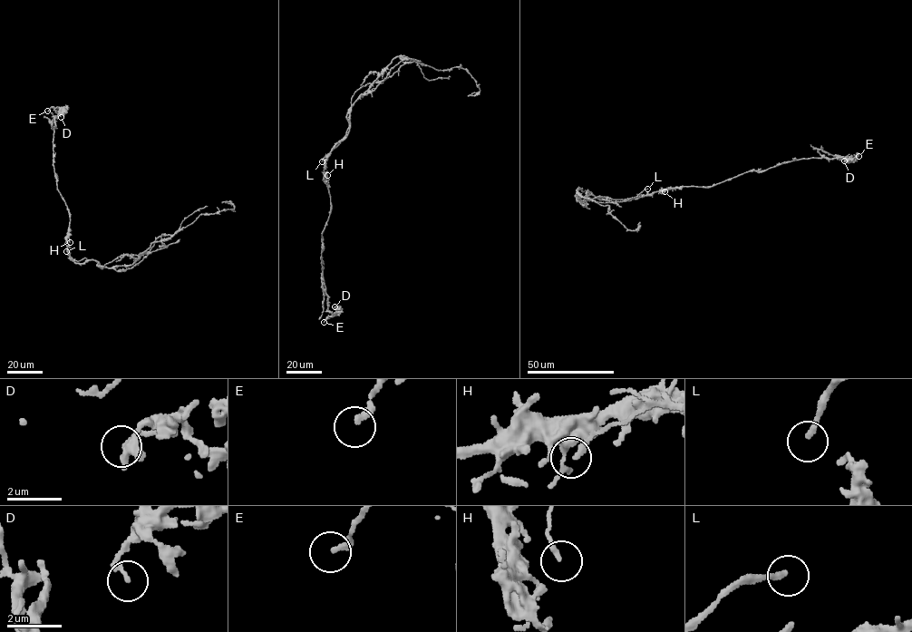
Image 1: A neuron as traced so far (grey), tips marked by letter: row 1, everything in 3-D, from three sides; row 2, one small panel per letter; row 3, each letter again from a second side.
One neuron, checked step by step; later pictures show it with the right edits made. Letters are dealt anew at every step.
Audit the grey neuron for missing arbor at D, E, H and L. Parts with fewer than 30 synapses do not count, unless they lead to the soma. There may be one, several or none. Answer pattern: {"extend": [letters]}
{"extend": ["L"]}

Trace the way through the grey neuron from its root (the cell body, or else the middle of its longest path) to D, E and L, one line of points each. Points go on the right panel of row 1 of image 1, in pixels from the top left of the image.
D: (632, 199), (679, 187), (713, 186), (750, 171), (765, 170), (795, 160), (853, 159), (844, 160)
E: (632, 199), (679, 187), (713, 186), (750, 171), (765, 170), (795, 160), (840, 158), (853, 162), (858, 156)
L: (632, 199), (647, 189)

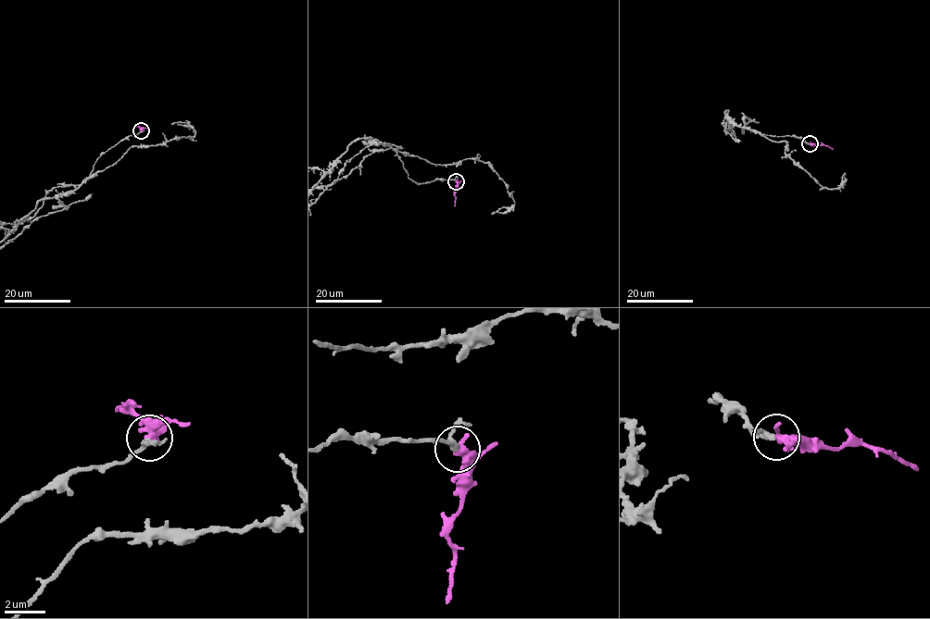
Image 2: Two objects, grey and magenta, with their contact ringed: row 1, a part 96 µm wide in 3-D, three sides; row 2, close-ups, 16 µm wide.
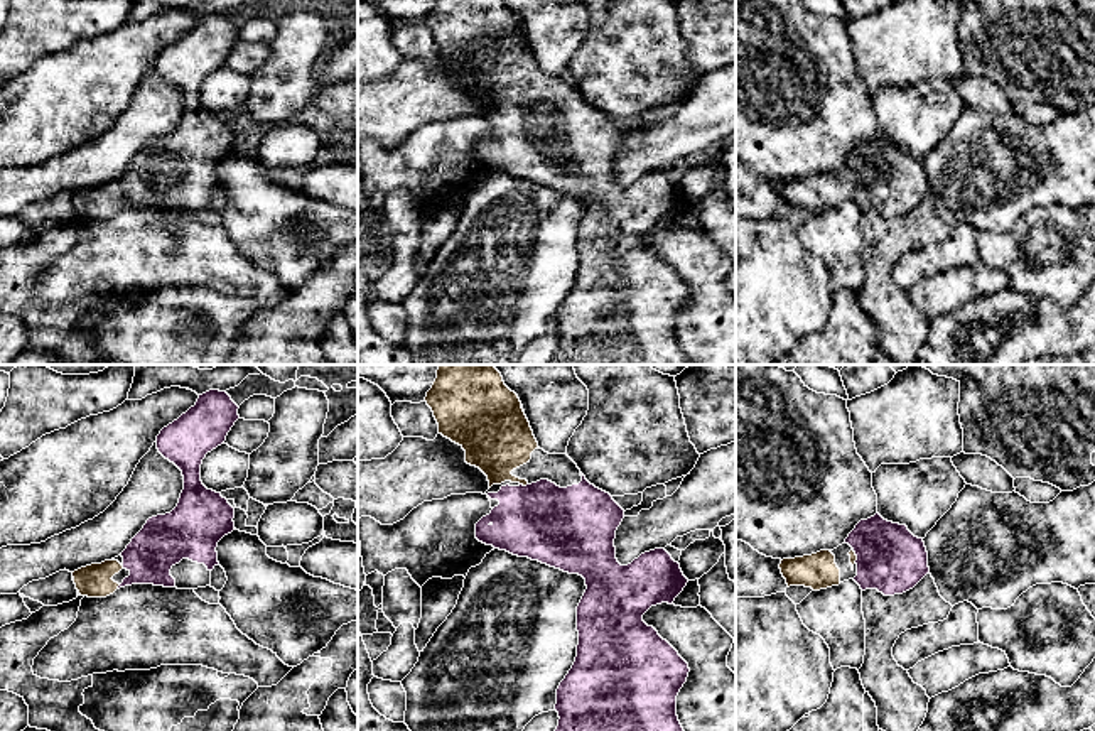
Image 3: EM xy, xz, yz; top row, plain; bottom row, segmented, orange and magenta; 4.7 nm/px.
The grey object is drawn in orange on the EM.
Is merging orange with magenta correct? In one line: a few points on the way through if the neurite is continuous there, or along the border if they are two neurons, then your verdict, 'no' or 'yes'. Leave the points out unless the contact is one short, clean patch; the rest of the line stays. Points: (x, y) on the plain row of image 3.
way xz (498, 61), (498, 86), (523, 107), (525, 125), (544, 144); yes

